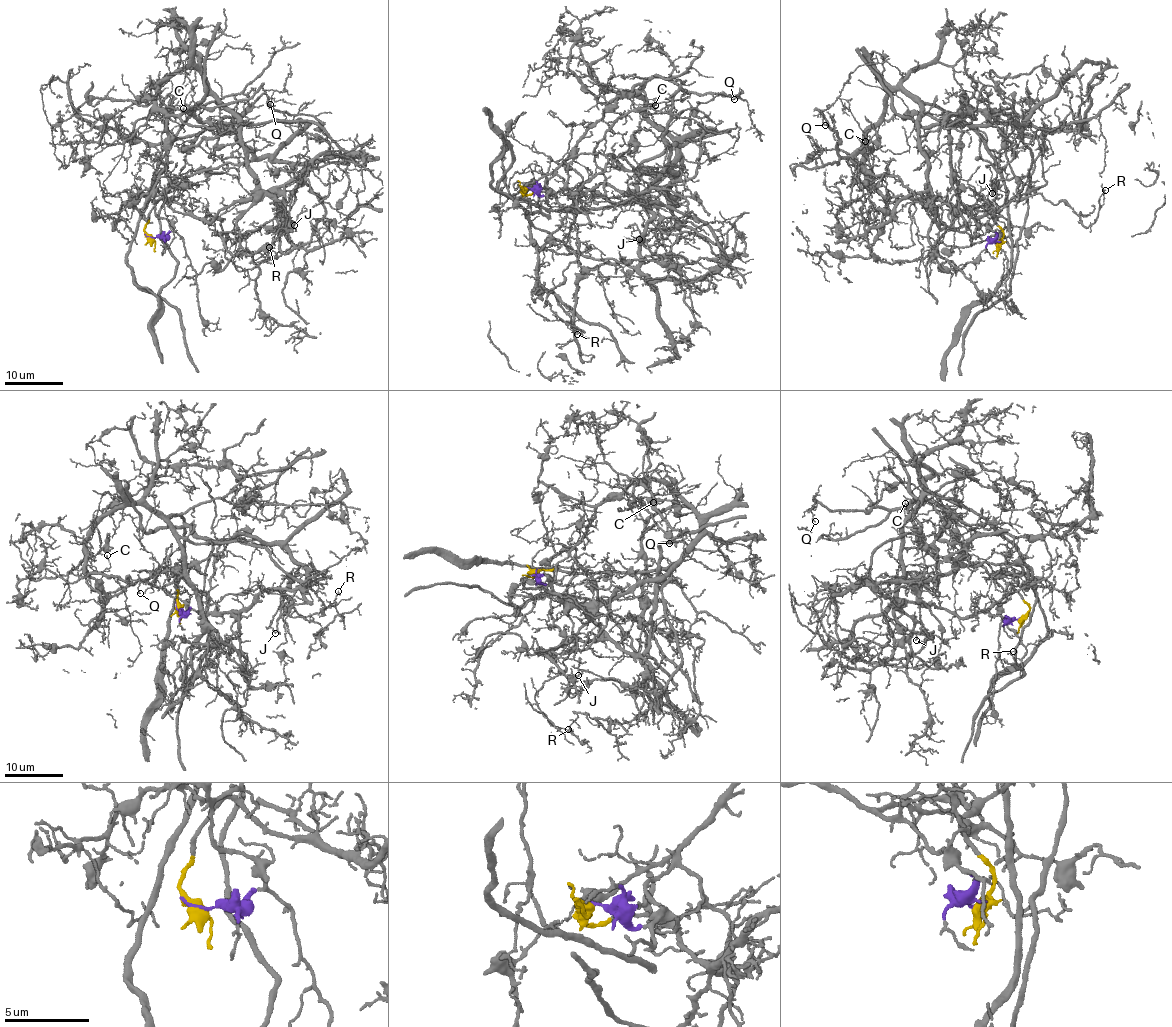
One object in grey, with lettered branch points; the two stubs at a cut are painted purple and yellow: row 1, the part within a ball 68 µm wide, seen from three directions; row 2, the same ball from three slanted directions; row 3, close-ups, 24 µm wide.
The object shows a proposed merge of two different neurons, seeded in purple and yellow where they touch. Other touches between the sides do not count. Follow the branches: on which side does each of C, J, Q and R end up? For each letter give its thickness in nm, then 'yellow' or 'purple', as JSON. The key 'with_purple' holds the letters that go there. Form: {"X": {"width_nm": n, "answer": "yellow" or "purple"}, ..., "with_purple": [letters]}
{"C": {"width_nm": 120, "answer": "purple"}, "J": {"width_nm": 130, "answer": "yellow"}, "Q": {"width_nm": 120, "answer": "purple"}, "R": {"width_nm": 130, "answer": "yellow"}, "with_purple": ["C", "Q"]}

